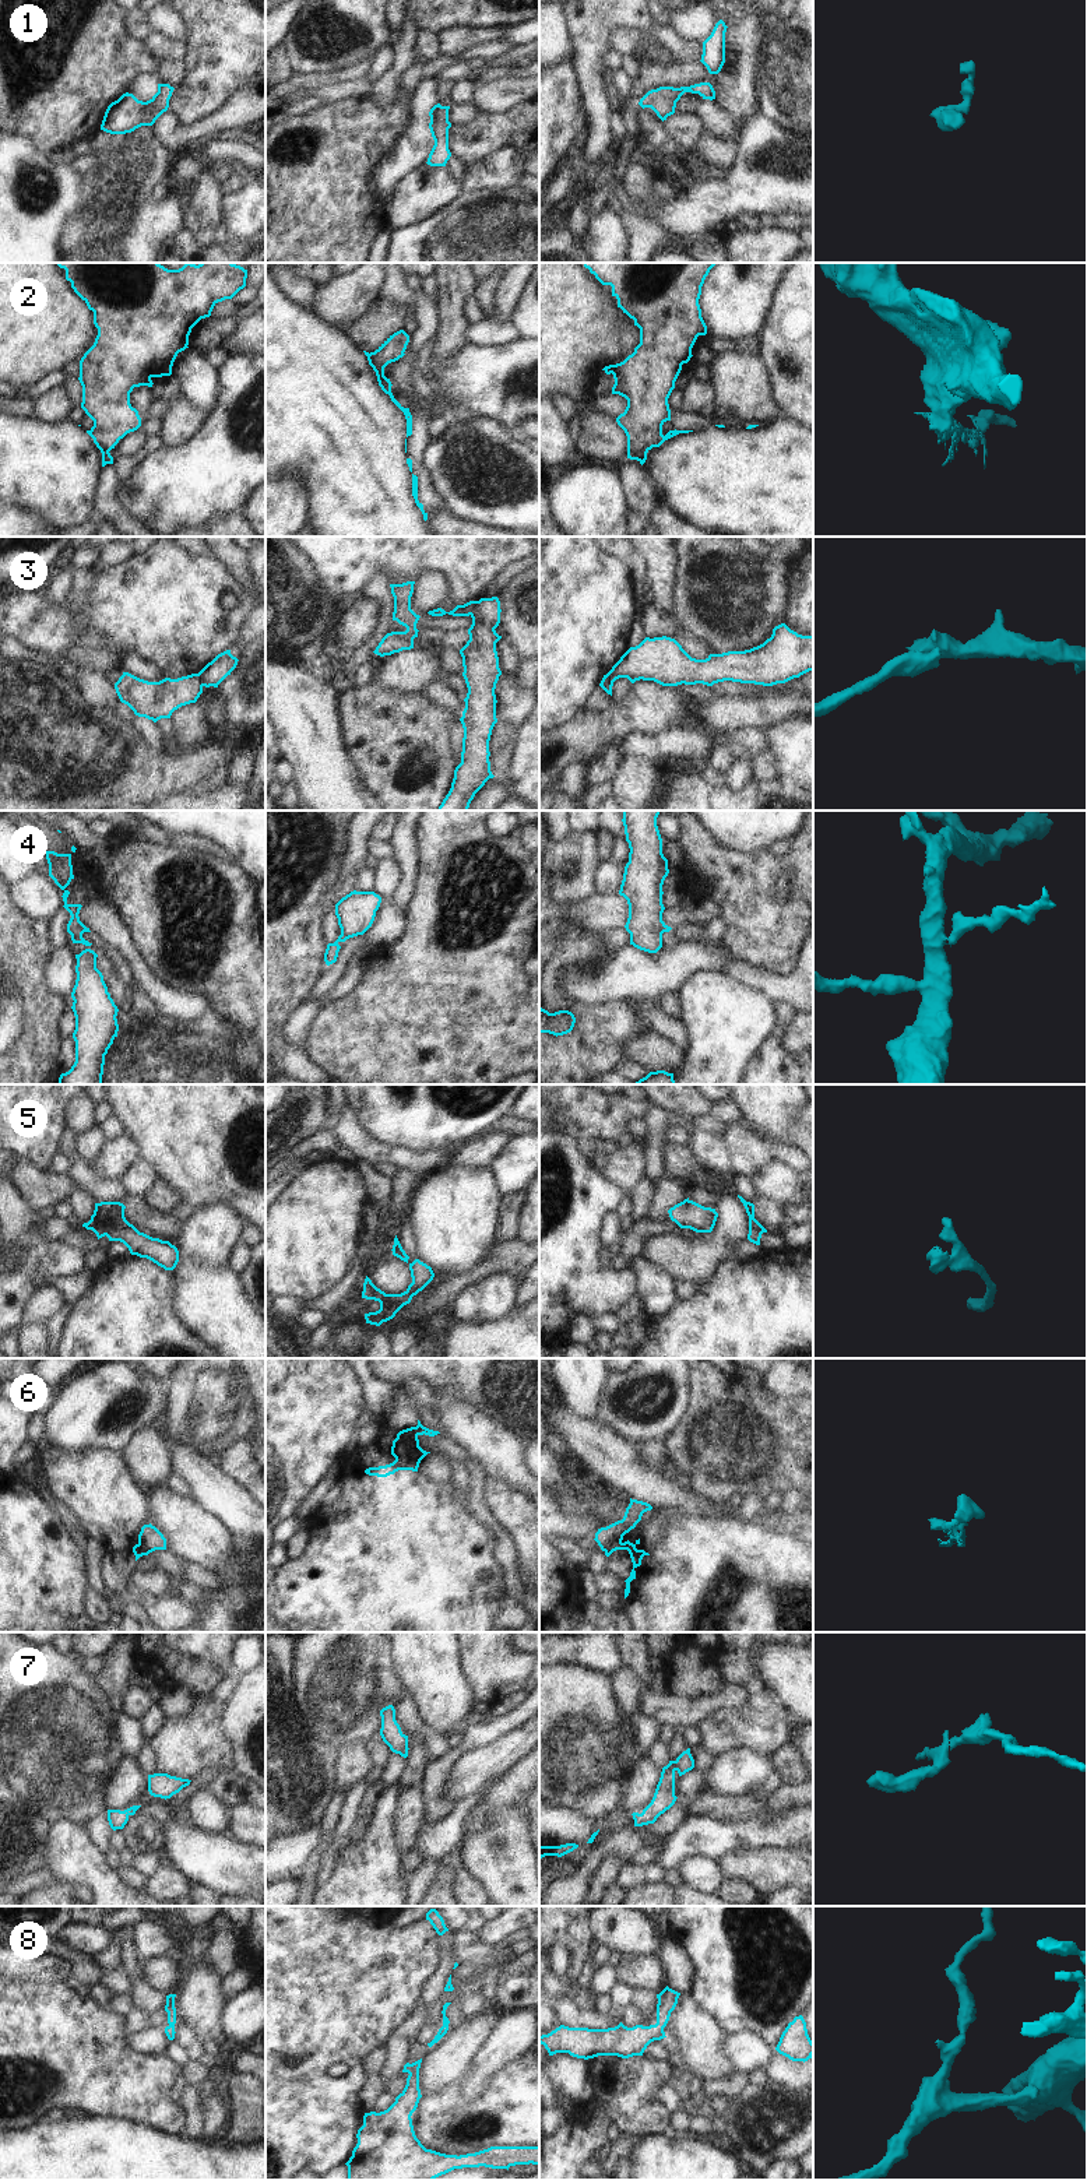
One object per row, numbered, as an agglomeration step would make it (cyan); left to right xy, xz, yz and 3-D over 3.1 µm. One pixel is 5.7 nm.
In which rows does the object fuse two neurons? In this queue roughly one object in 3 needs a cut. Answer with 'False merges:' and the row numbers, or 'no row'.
False merges: 2, 3, 4, 6

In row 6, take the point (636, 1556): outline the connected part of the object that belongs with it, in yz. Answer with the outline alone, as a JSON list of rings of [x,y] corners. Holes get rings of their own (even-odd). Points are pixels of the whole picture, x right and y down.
[[[640,1539],[636,1540],[636,1543],[630,1543],[629,1540],[618,1544],[613,1550],[608,1550],[605,1553],[606,1557],[609,1557],[613,1551],[616,1550],[627,1550],[633,1562],[633,1569],[630,1572],[630,1576],[625,1580],[626,1582],[626,1589],[625,1589],[625,1599],[629,1596],[630,1593],[630,1582],[633,1579],[636,1579],[636,1568],[641,1565],[641,1560],[644,1555],[650,1555],[648,1553],[645,1553],[644,1550],[637,1550],[636,1546],[640,1544]]]

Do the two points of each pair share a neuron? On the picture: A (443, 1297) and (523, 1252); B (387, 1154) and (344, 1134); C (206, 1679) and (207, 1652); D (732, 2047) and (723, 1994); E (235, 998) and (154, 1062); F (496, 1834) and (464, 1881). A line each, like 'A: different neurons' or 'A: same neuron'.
A: same neuron
B: same neuron
C: different neurons
D: different neurons
E: different neurons
F: different neurons

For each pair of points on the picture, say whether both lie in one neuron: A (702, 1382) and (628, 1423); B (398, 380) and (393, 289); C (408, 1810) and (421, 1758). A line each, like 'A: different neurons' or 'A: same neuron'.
A: different neurons
B: same neuron
C: same neuron

